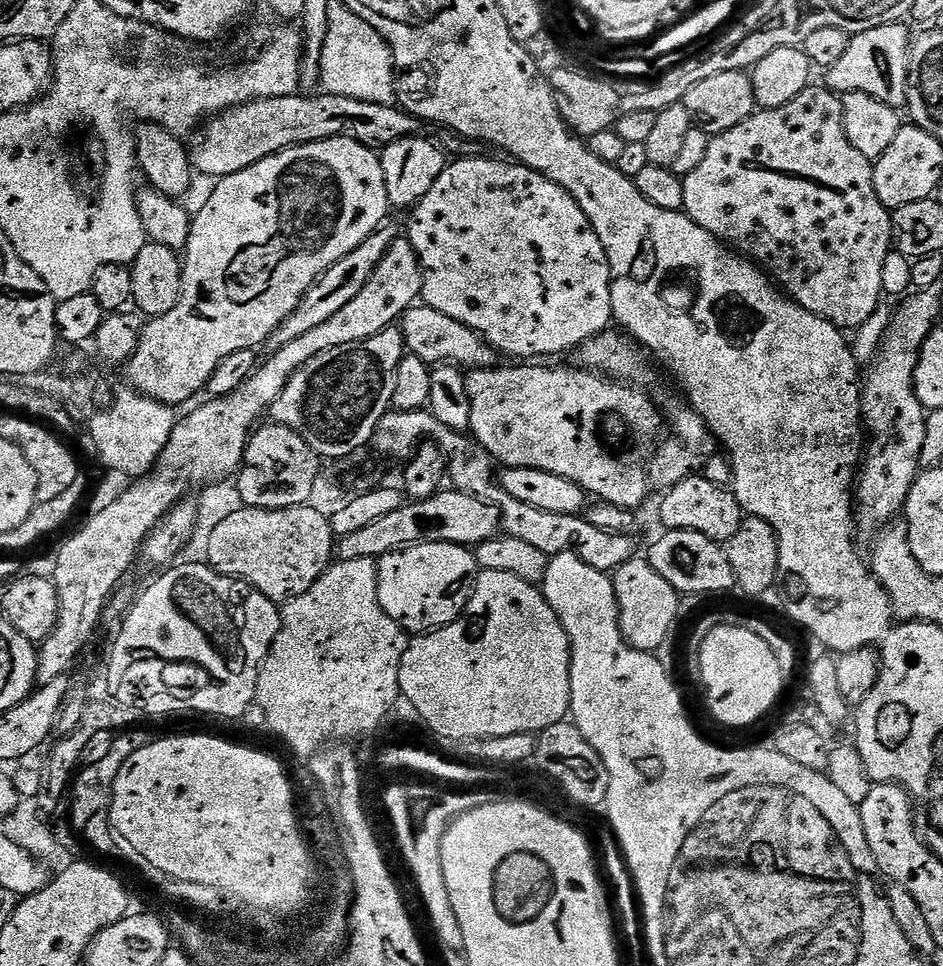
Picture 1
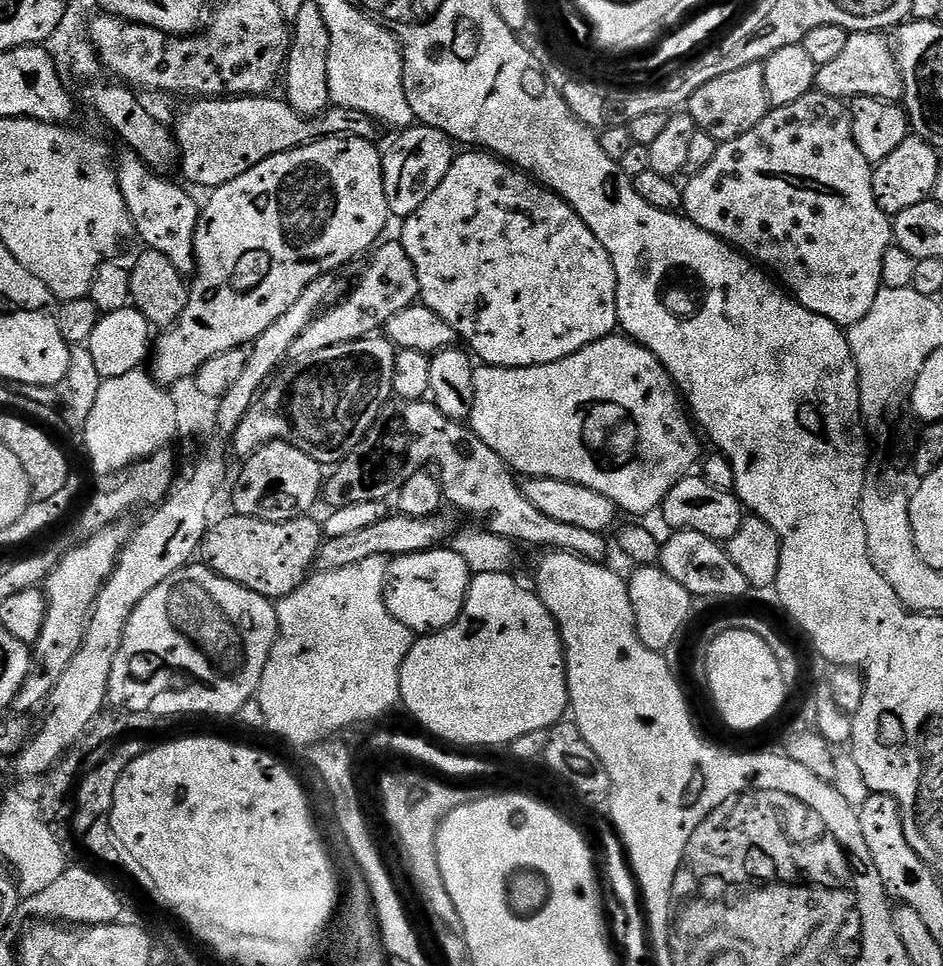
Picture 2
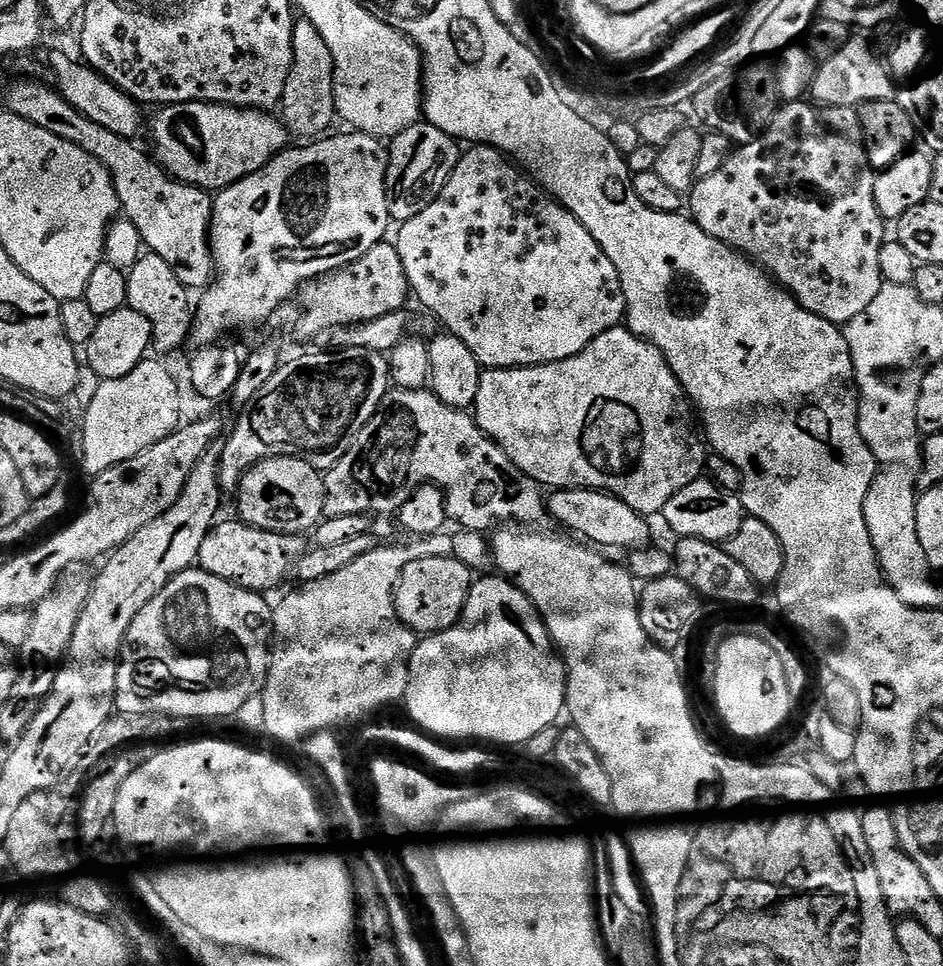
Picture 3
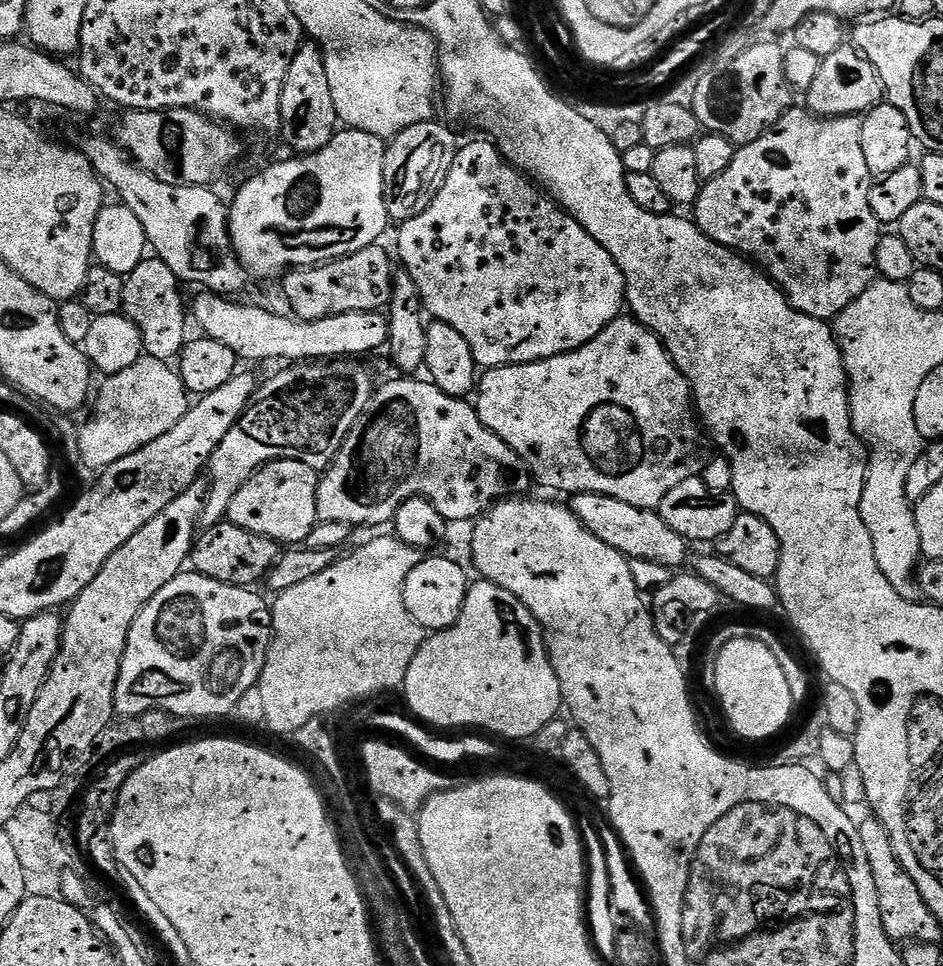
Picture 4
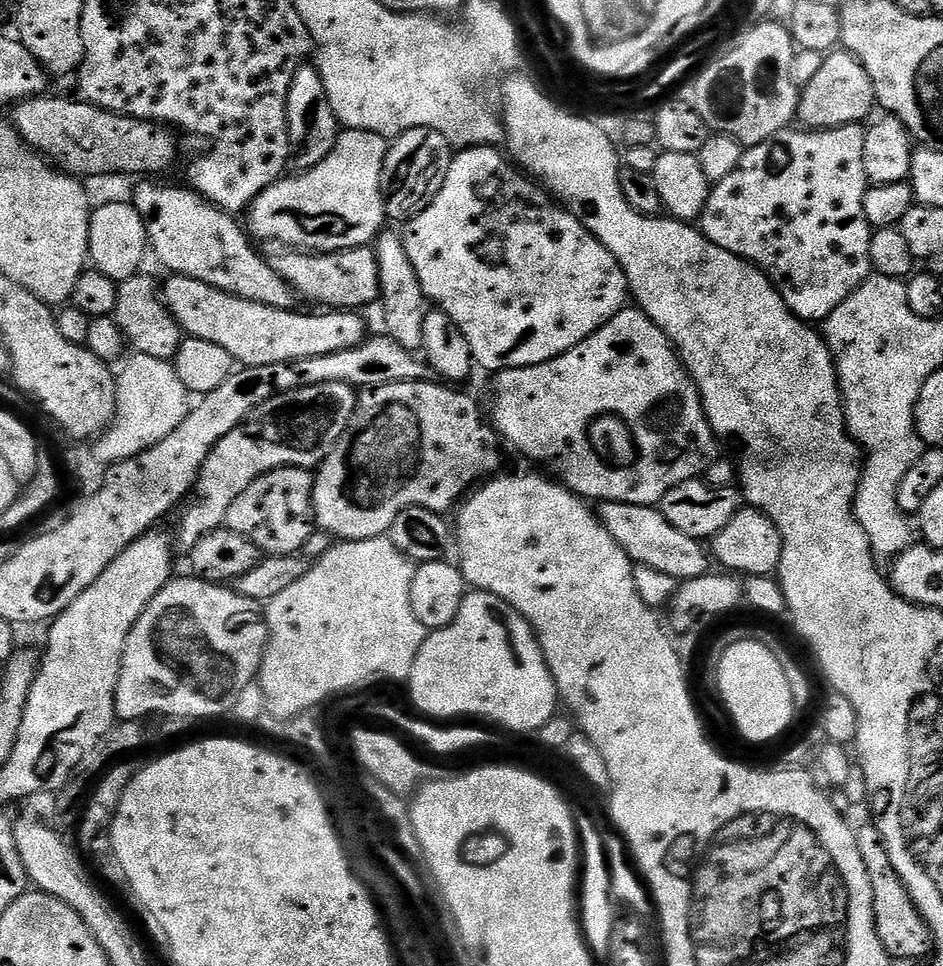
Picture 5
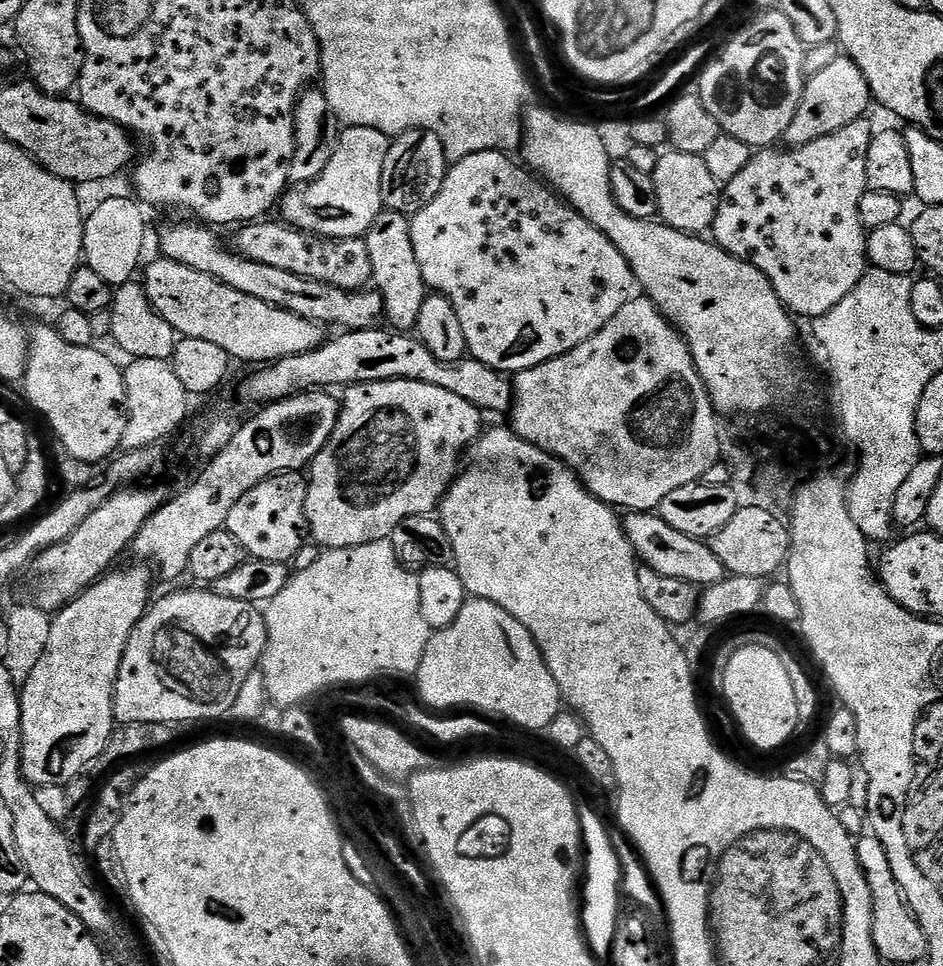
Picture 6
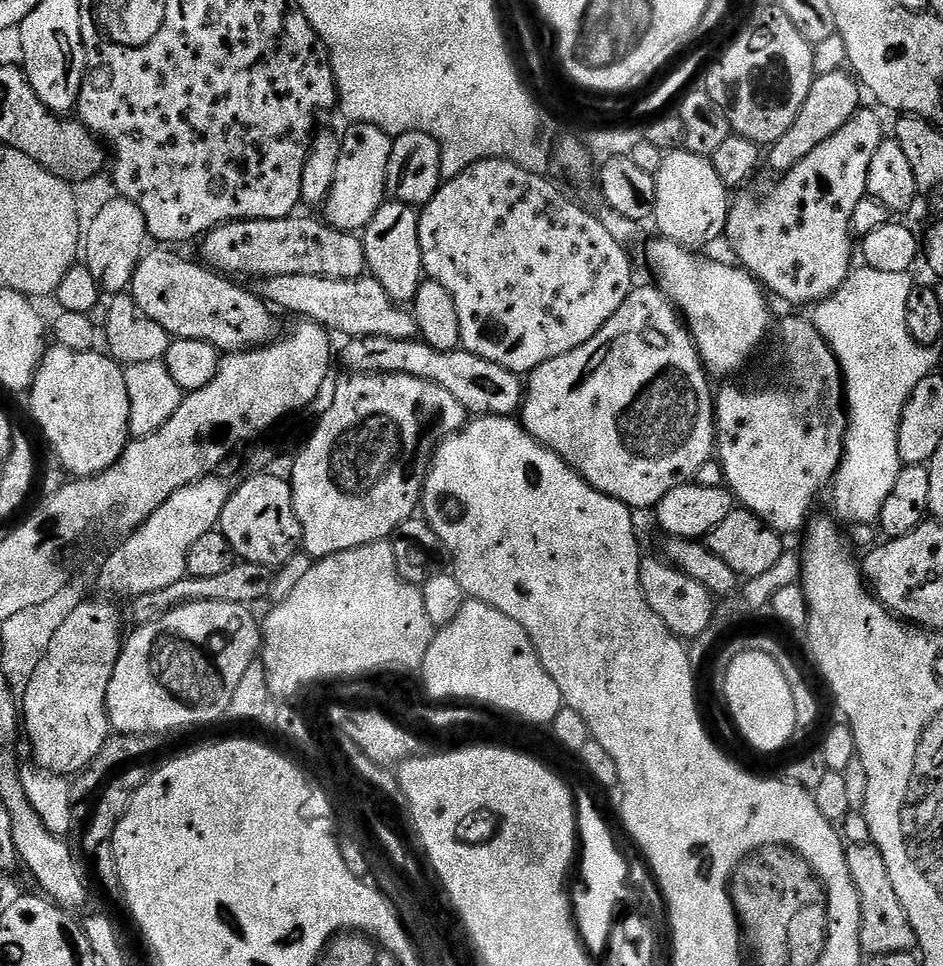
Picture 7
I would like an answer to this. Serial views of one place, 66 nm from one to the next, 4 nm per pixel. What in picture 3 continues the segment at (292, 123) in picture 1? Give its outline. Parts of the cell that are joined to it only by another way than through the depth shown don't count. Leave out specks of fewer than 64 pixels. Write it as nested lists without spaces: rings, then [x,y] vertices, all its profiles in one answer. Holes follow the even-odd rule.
[[[192,100],[188,104],[165,104],[157,112],[150,120],[154,159],[173,180],[195,188],[226,189],[262,170],[290,144],[283,119],[268,110]]]

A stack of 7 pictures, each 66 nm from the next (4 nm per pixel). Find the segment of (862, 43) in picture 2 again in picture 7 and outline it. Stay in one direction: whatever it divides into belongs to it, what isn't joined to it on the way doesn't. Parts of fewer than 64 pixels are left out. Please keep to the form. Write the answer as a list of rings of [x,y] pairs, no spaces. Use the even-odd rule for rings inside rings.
[[[847,71],[817,76],[810,86],[810,94],[806,94],[806,102],[802,102],[802,110],[798,110],[798,118],[794,118],[794,126],[790,126],[790,130],[786,130],[786,134],[767,149],[767,167],[769,164],[776,174],[789,172],[795,164],[802,162],[802,158],[806,158],[806,154],[810,154],[810,150],[814,150],[814,146],[826,142],[830,134],[838,134],[838,130],[842,130],[842,126],[846,126],[846,122],[860,111],[860,92],[862,88],[855,75]]]

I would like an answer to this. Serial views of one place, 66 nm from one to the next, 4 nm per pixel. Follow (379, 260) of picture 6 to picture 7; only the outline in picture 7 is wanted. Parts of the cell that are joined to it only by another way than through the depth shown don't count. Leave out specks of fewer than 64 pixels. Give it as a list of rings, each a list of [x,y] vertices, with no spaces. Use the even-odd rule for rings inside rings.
[[[385,199],[374,218],[370,218],[362,230],[362,239],[370,275],[382,282],[393,302],[401,306],[411,305],[426,279],[420,245],[420,212],[413,205]]]

